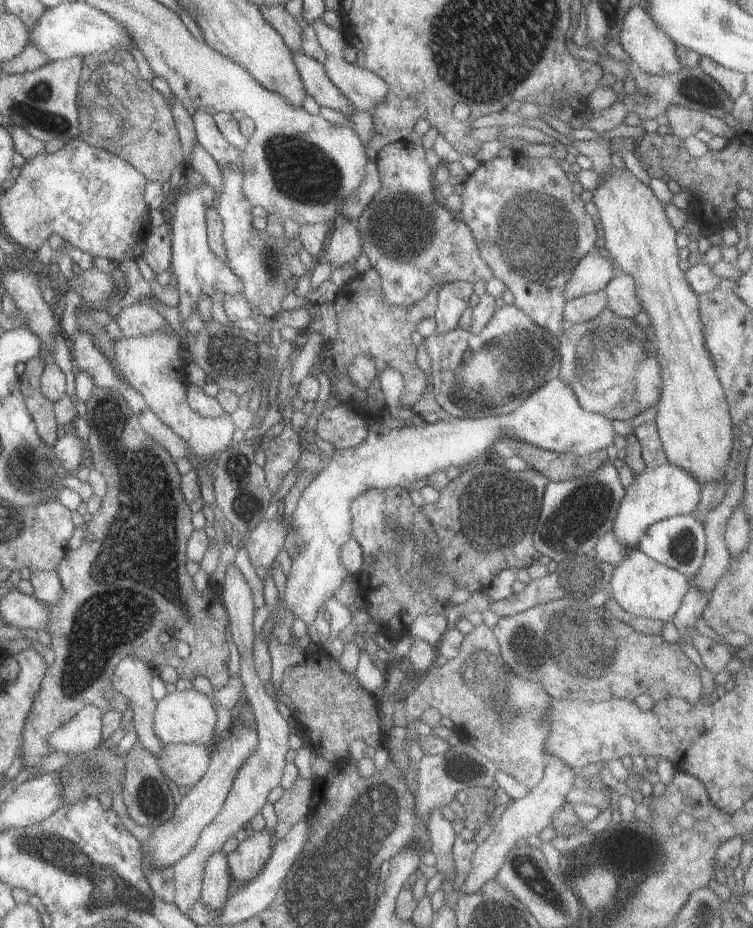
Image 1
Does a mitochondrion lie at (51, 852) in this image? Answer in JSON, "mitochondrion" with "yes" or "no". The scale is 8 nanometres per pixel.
{"mitochondrion":"yes"}

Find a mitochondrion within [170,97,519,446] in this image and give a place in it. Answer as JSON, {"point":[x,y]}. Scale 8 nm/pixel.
{"point":[396,225]}

